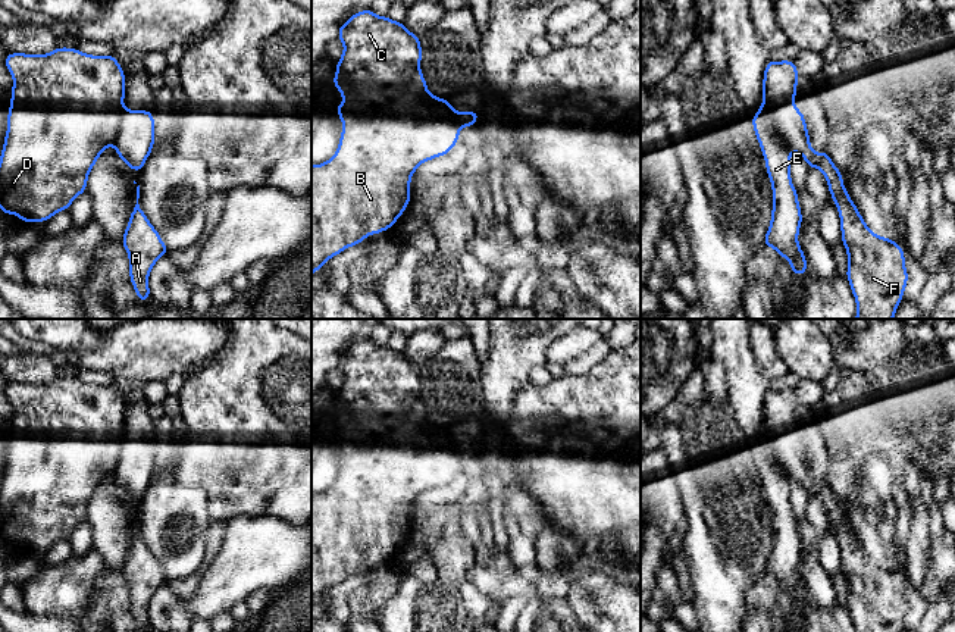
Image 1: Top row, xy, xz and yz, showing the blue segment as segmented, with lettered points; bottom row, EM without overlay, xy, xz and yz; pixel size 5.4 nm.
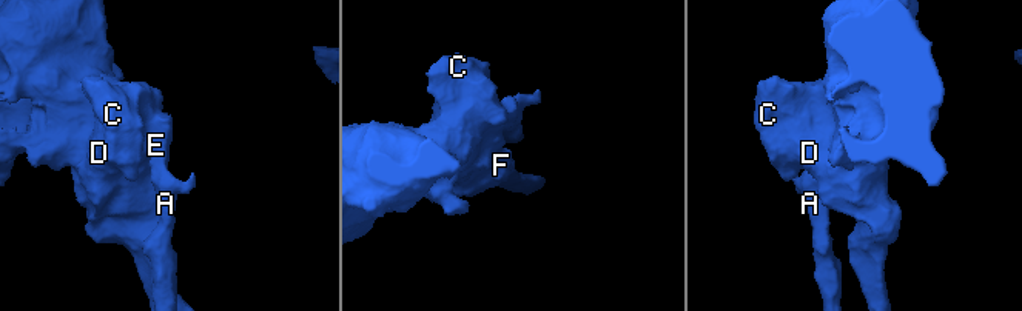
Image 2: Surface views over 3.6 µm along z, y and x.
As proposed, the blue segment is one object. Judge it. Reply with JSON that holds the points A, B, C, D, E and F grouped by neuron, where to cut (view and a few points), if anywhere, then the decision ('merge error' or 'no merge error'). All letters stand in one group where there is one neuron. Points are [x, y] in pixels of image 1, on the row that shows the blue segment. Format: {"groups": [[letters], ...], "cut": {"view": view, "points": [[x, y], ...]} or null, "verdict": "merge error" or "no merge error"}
{"groups": [["A", "E"], ["B", "C", "D", "F"]], "cut": {"view": "yz", "points": [[760, 109], [766, 112], [769, 124], [789, 152]]}, "verdict": "merge error"}

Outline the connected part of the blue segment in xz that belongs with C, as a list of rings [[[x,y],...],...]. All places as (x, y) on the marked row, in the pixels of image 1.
[[[366,9],[339,26],[338,40],[344,43],[344,51],[332,84],[345,100],[336,104],[344,125],[336,153],[322,165],[311,165],[311,275],[331,257],[360,245],[367,235],[391,229],[410,204],[410,179],[417,166],[447,156],[460,138],[460,125],[453,119],[450,100],[428,91],[419,66],[423,57],[420,35],[411,34],[404,22]]]

